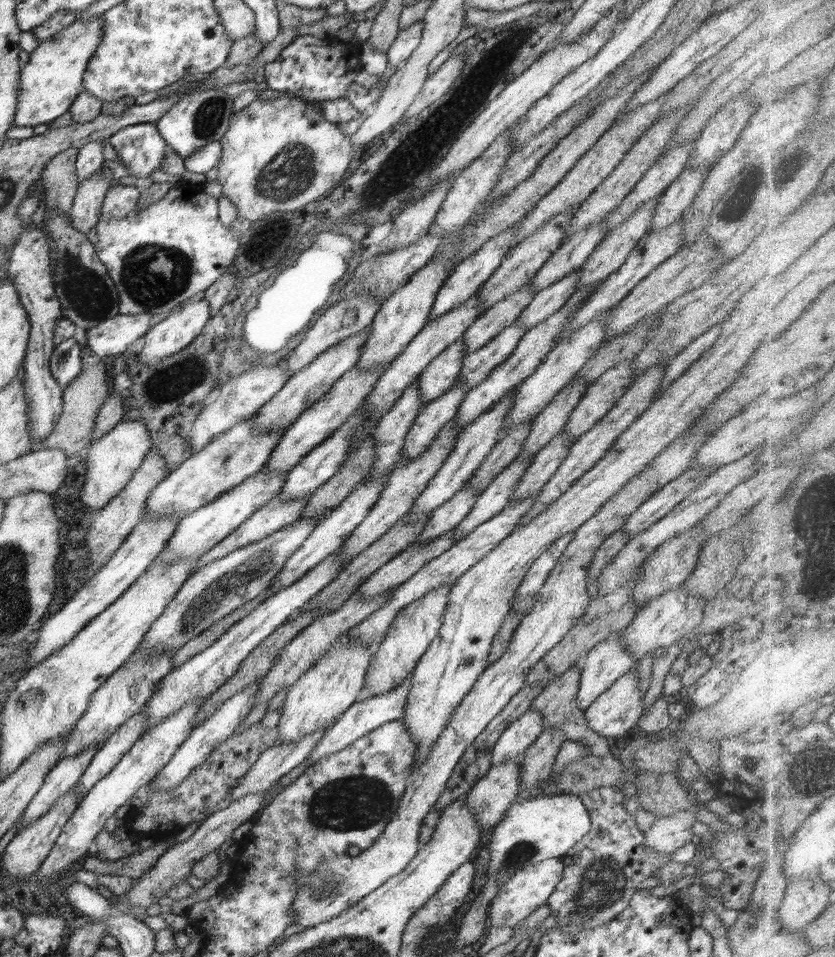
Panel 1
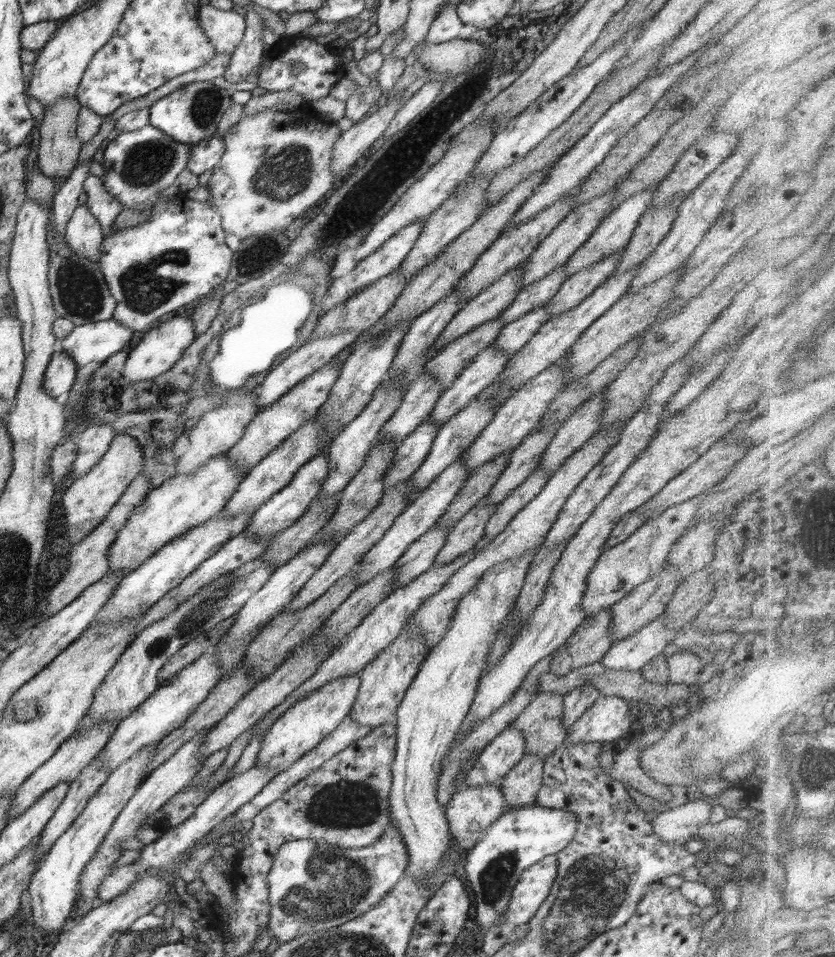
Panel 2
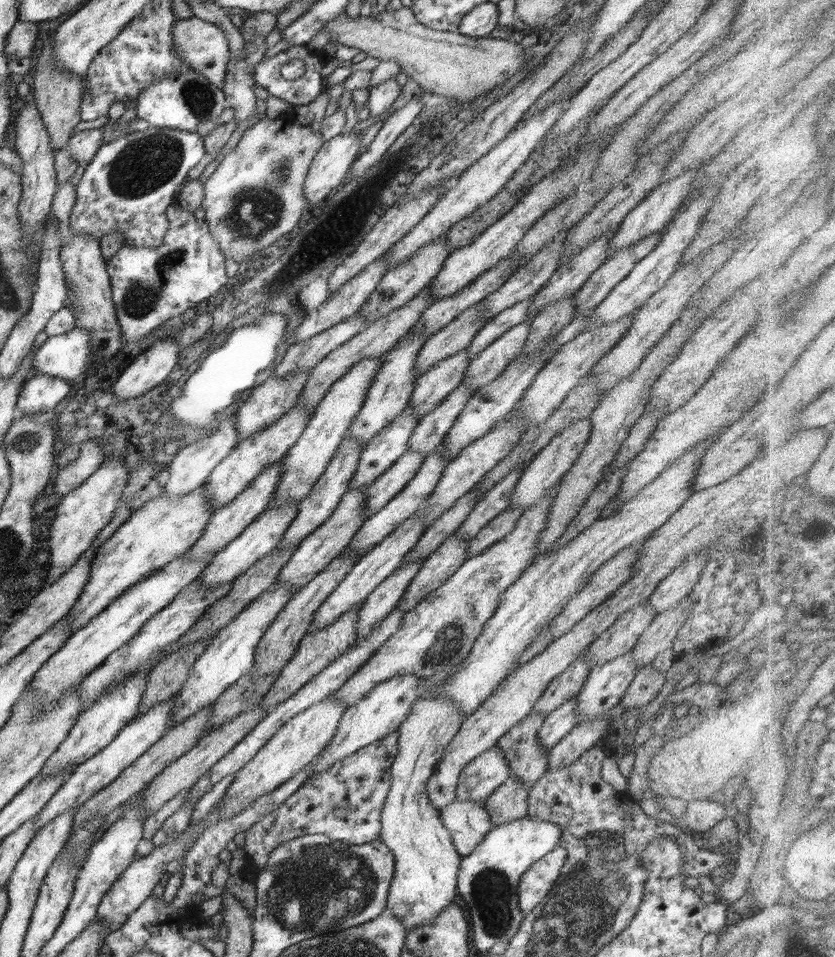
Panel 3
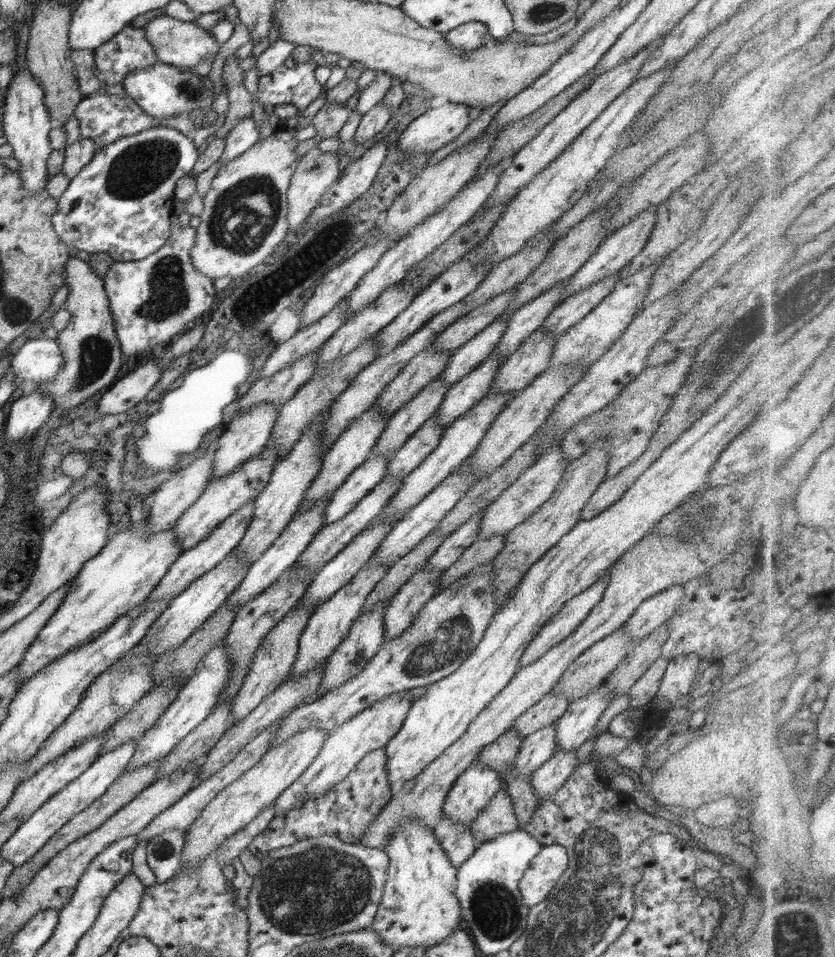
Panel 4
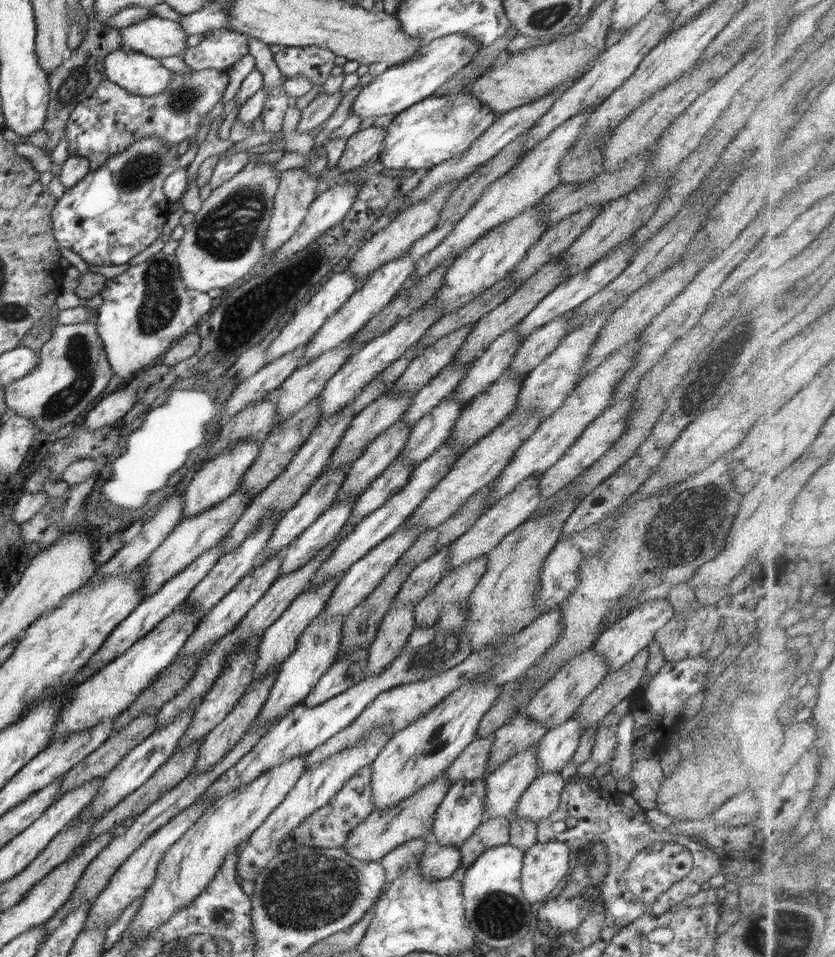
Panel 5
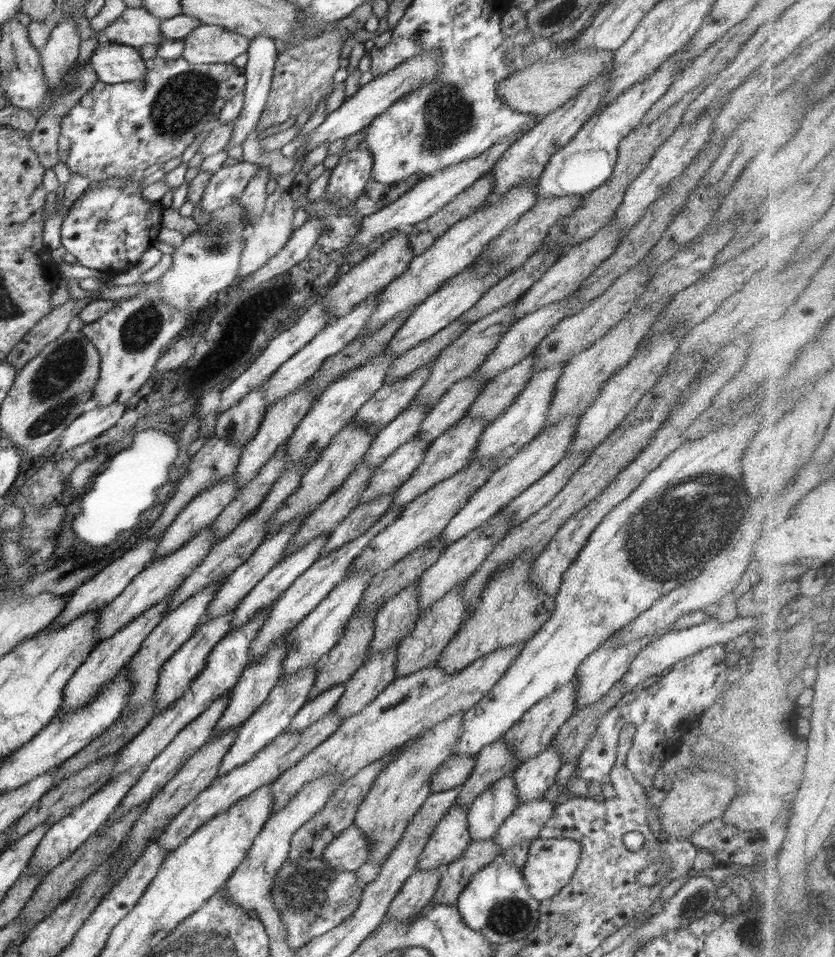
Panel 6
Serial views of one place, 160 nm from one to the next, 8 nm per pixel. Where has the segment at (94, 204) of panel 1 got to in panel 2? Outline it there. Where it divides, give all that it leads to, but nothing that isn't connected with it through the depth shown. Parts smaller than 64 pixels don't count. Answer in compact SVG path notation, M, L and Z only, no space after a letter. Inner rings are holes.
M86 203L74 209L63 238L74 254L92 262L99 262L103 228L98 220L88 212Z

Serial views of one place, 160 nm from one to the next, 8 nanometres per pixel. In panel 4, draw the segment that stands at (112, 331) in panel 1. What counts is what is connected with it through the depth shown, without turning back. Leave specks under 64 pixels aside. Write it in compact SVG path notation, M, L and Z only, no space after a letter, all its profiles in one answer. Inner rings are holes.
M28 339L10 360L9 370L27 383L49 381L62 368L63 354L56 339Z

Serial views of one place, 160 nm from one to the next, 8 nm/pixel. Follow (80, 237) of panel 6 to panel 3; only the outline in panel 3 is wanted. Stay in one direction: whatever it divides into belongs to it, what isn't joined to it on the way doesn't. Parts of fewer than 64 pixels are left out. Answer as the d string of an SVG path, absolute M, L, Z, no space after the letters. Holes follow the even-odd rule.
M149 127L147 130L138 131L138 132L126 132L126 134L116 135L112 141L103 142L102 146L99 148L99 151L96 153L96 156L86 165L86 168L83 170L82 178L78 182L76 187L76 202L72 206L70 218L68 220L68 226L70 226L73 234L92 234L93 238L101 239L103 236L106 236L110 233L121 233L123 234L123 239L125 244L129 244L134 248L140 248L145 246L146 248L156 248L162 244L162 241L165 239L166 233L168 232L169 220L166 214L166 209L174 202L176 198L174 194L176 191L180 190L181 185L185 183L185 180L189 177L189 172L191 168L194 168L202 157L206 154L205 144L203 138L196 132L188 132L187 130L172 129L172 128L158 128L158 127Z

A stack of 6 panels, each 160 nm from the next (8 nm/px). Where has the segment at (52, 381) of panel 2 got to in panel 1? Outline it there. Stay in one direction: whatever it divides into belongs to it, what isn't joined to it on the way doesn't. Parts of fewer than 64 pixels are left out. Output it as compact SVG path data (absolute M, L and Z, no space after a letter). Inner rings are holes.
M74 337L55 345L49 367L63 389L80 374L82 366L82 346Z

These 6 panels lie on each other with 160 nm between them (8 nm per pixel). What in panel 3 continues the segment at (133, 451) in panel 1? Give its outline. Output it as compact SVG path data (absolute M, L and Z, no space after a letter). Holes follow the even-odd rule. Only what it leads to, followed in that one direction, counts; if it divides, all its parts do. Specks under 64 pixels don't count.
M118 458L106 459L98 470L84 481L84 484L72 490L62 497L61 503L56 507L57 517L52 522L50 532L50 567L45 587L60 580L60 576L70 571L70 567L78 561L80 555L92 547L94 540L100 535L100 531L114 519L114 512L120 505L122 490L127 485L128 469L124 468L124 462Z

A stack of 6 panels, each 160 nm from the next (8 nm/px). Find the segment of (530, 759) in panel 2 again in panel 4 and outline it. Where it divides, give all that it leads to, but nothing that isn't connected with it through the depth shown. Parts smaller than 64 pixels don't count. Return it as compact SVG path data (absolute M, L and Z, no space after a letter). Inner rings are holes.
M500 789L468 827L477 845L518 829L514 805L506 789Z

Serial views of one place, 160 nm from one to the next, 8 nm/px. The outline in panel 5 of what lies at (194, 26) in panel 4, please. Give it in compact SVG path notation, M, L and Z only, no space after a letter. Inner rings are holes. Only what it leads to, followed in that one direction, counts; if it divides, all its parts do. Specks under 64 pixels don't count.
M153 14L140 22L119 28L124 48L162 60L180 56L187 47L188 35L179 22Z

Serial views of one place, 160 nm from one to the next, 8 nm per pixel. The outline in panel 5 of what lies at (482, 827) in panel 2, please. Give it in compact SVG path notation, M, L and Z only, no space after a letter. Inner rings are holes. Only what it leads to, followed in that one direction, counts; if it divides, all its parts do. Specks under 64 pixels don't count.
M432 834L428 835L428 839L419 858L419 873L427 880L451 877L461 863L458 845L440 844Z

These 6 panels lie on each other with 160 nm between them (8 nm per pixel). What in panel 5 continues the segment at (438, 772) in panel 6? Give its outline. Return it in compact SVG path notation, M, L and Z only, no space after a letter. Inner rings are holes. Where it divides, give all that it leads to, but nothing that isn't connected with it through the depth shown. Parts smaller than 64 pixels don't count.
M493 735L474 739L445 770L445 777L450 785L463 780L476 780L488 776L489 750Z

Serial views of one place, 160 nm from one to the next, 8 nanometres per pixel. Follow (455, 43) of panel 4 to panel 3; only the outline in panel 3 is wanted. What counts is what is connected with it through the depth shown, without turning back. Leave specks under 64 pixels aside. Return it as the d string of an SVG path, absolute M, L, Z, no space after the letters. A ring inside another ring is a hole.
M490 1L473 8L460 21L458 31L460 35L470 38L485 38L498 25L498 4Z

